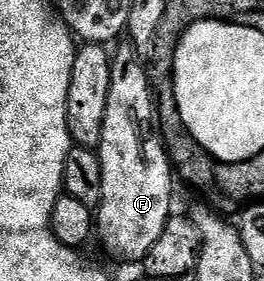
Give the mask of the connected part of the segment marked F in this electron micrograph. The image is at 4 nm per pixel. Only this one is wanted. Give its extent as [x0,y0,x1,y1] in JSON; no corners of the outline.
[95,44,175,262]

